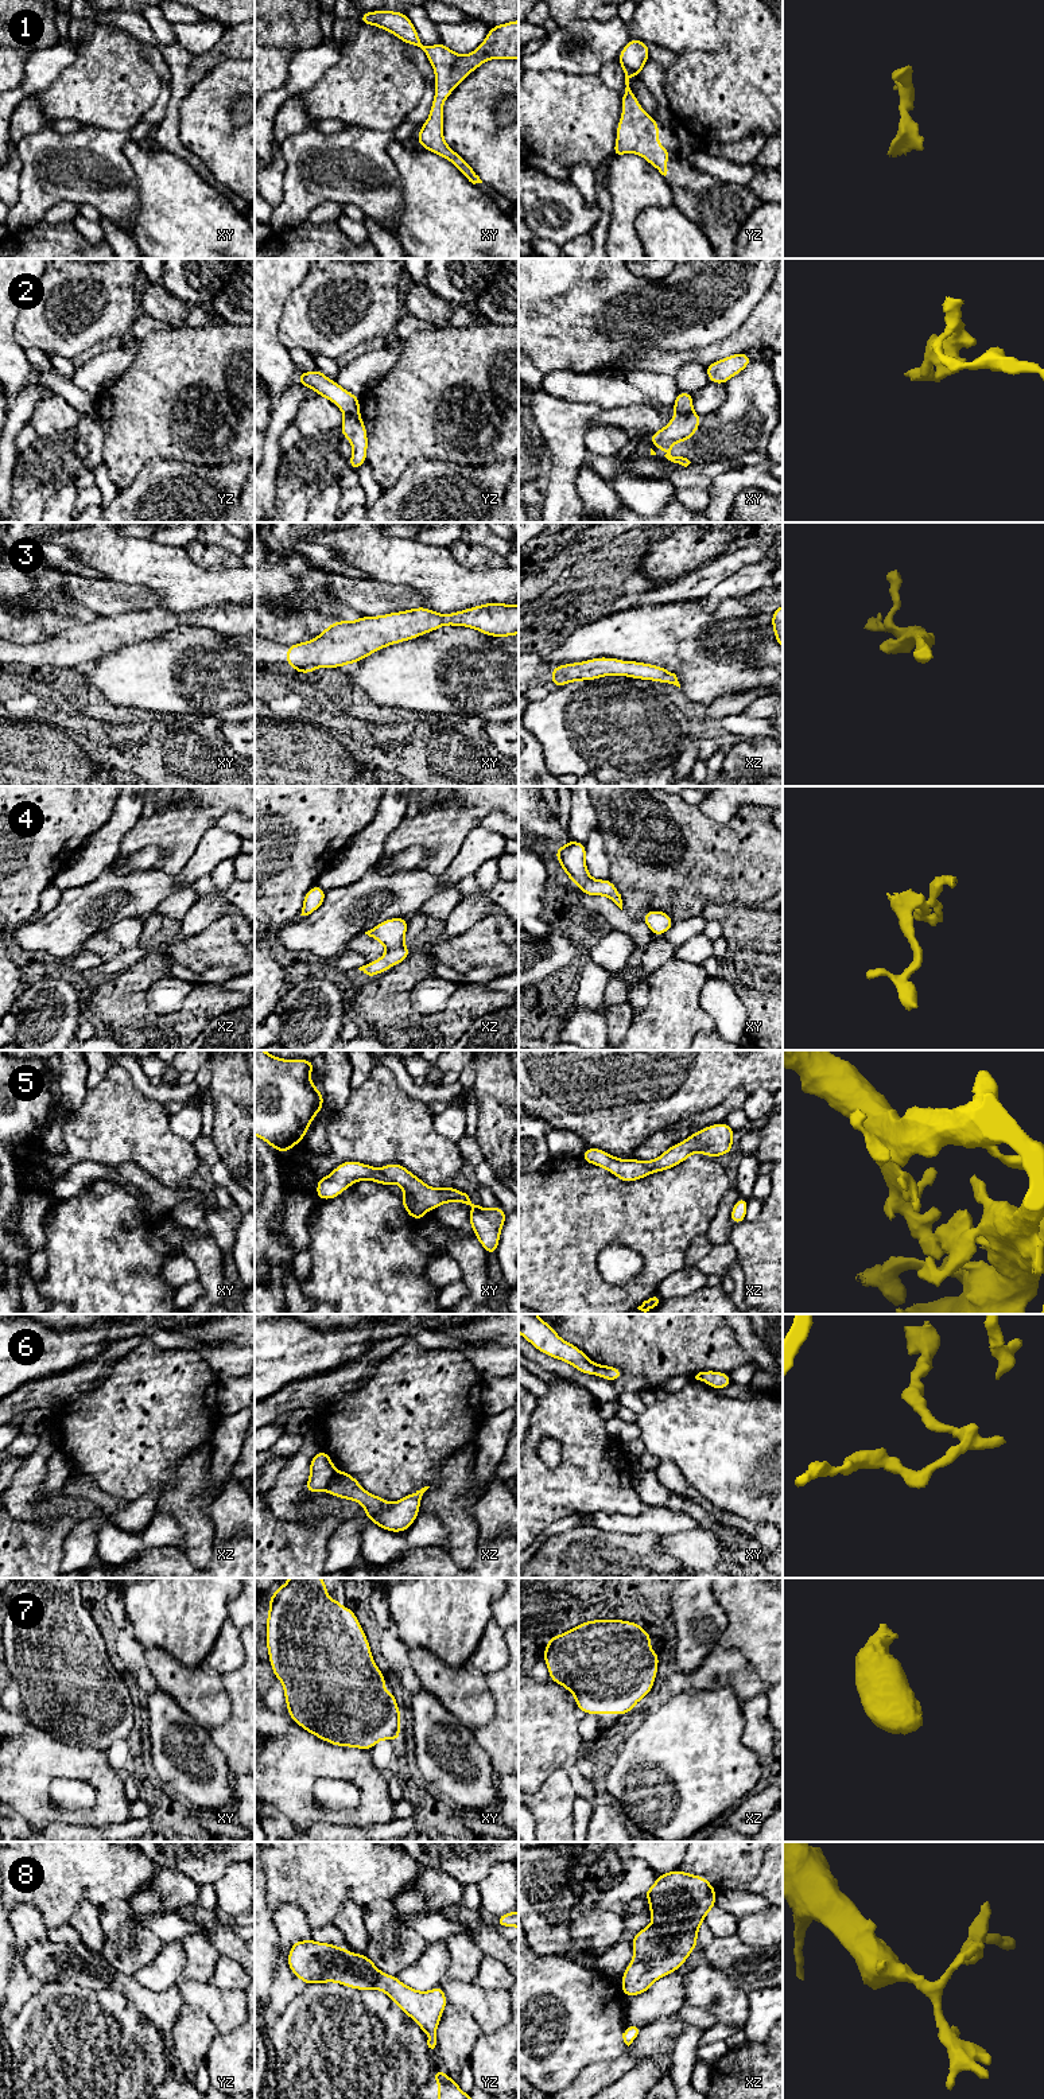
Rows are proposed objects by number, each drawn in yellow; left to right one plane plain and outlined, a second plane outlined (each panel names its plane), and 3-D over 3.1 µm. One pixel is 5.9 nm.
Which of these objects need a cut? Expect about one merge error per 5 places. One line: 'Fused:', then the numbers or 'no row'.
Fused: 2, 6

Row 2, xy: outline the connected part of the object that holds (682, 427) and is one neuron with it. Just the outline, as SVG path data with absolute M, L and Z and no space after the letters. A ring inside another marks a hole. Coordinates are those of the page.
M691 411L688 415L682 415L676 412L676 415L664 428L649 435L649 440L652 446L659 446L661 451L667 452L664 456L668 460L687 467L691 462L683 456L672 456L670 450L675 443L692 439L700 421L702 416L699 416L694 411Z

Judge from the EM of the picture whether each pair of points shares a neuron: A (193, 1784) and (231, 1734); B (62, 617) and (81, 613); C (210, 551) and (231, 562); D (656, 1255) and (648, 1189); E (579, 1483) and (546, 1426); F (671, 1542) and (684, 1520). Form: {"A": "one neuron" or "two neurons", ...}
{"A": "two neurons", "B": "one neuron", "C": "one neuron", "D": "one neuron", "E": "one neuron", "F": "two neurons"}

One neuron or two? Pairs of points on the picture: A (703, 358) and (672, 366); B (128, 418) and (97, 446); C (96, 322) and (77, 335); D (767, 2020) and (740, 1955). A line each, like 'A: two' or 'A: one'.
A: one
B: two
C: one
D: one

